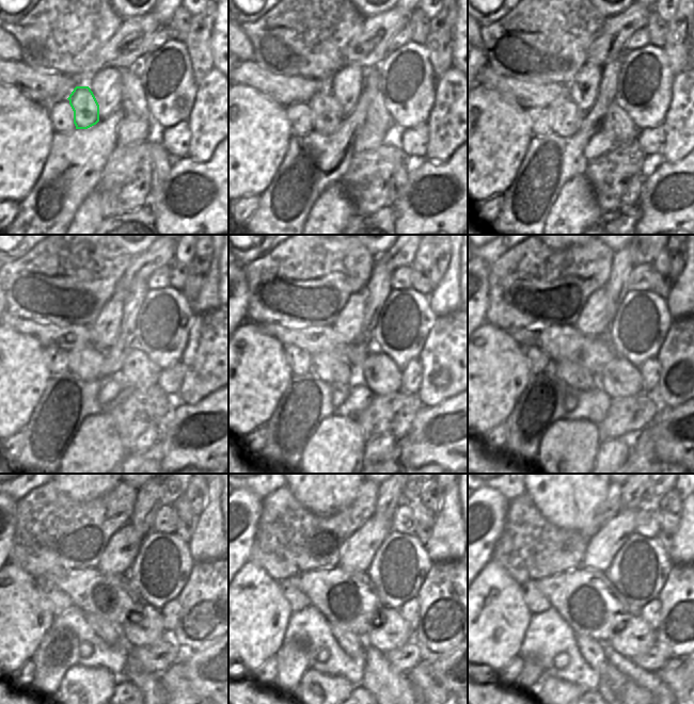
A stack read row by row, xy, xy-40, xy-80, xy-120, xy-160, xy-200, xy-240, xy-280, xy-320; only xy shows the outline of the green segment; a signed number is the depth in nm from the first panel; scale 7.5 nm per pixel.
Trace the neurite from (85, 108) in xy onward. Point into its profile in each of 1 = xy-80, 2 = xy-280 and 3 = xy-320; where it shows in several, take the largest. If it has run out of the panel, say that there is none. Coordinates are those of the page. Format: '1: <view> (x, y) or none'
1: xy-80 (565, 117)
2: xy-280 (352, 644)
3: xy-320 (625, 689)

